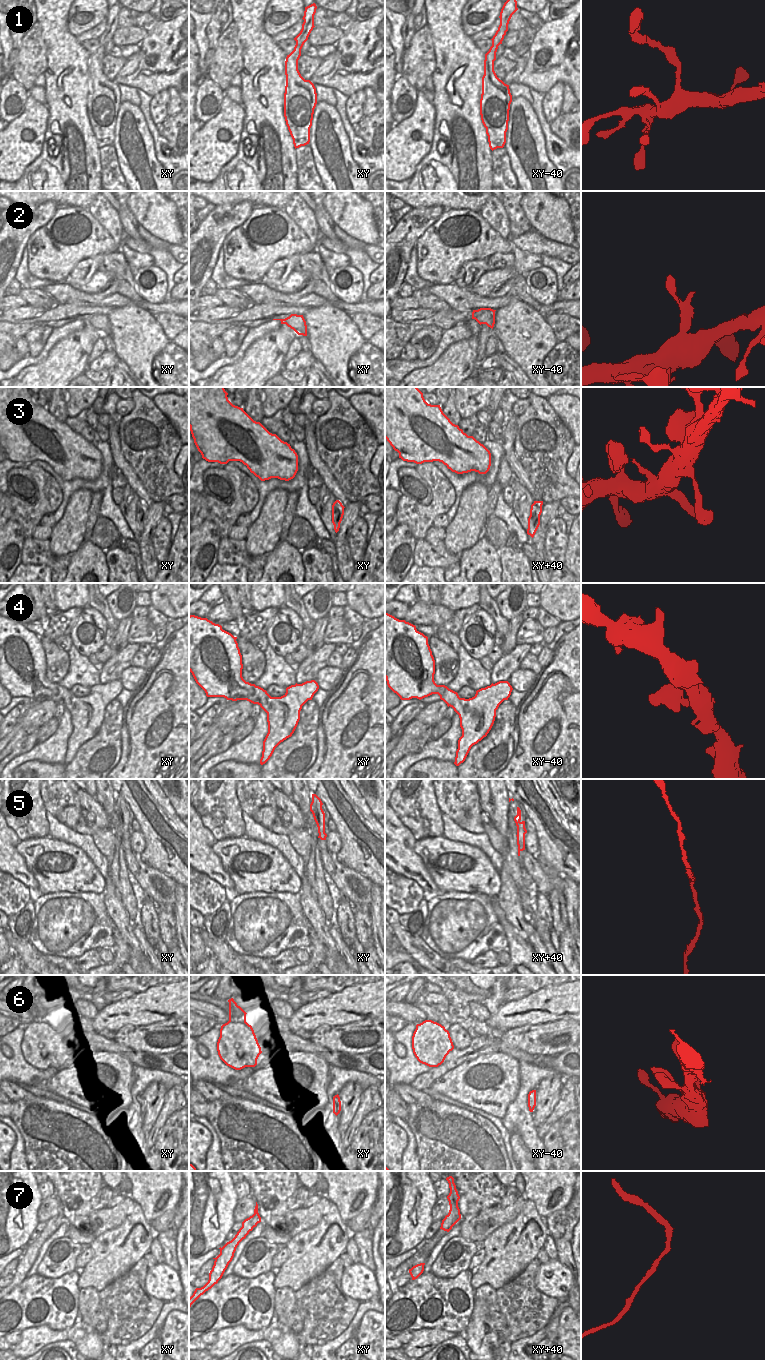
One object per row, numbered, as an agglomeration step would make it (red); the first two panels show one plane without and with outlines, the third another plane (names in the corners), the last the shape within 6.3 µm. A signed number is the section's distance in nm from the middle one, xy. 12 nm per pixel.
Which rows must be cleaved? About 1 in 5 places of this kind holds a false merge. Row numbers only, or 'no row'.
no row

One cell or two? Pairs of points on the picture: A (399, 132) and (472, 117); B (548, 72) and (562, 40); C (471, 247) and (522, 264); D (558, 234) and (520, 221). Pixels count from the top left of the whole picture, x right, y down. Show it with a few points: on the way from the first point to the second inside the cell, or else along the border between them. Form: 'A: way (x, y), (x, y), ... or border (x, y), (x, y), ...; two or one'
A: border (432, 103), (435, 119), (432, 145), (429, 148); two
B: way (548, 64), (562, 48); one
C: border (514, 247), (511, 251); two
D: border (520, 202), (521, 209), (531, 226); two

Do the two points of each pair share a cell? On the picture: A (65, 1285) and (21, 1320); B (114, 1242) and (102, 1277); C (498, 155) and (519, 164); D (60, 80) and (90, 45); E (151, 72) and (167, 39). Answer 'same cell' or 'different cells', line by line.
A: same cell
B: same cell
C: different cells
D: different cells
E: same cell

